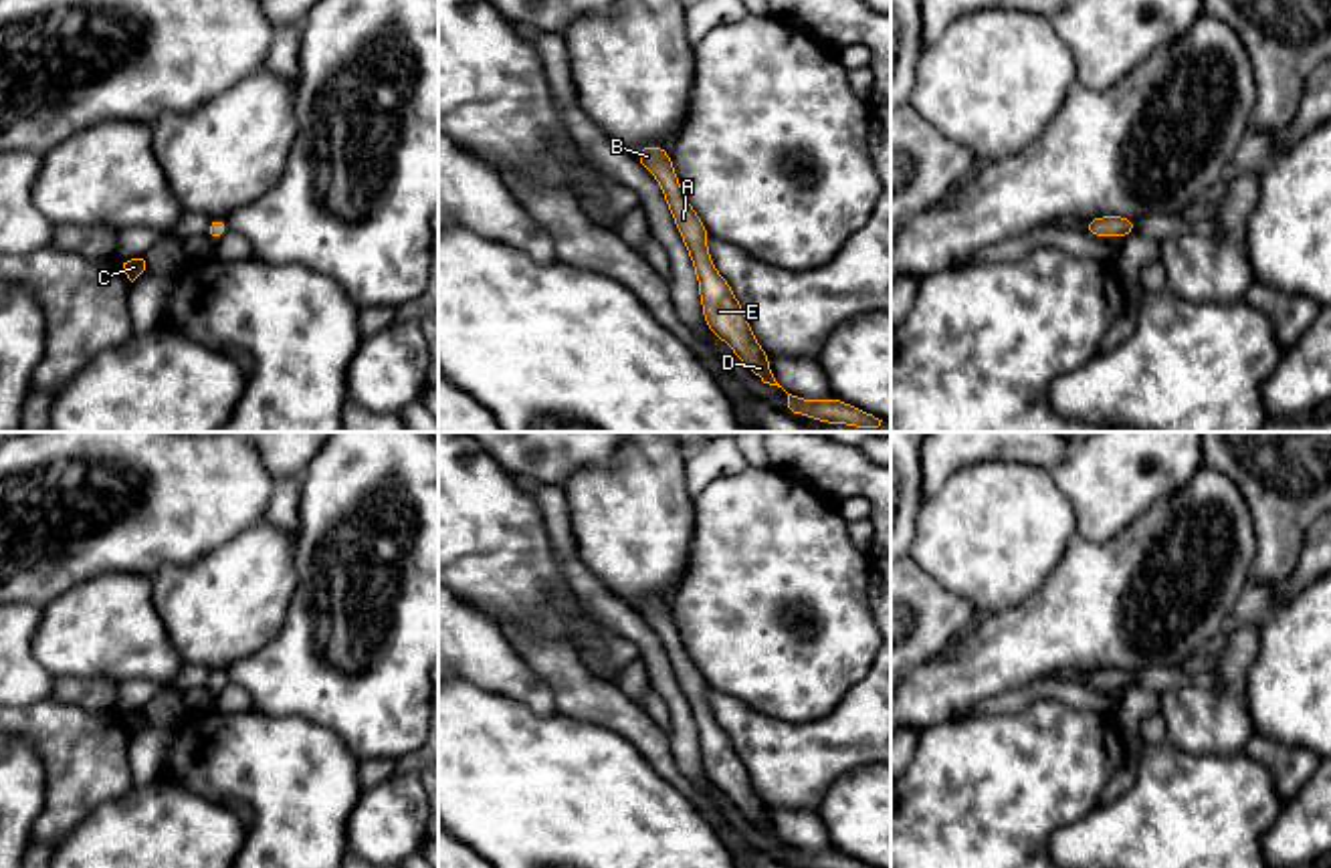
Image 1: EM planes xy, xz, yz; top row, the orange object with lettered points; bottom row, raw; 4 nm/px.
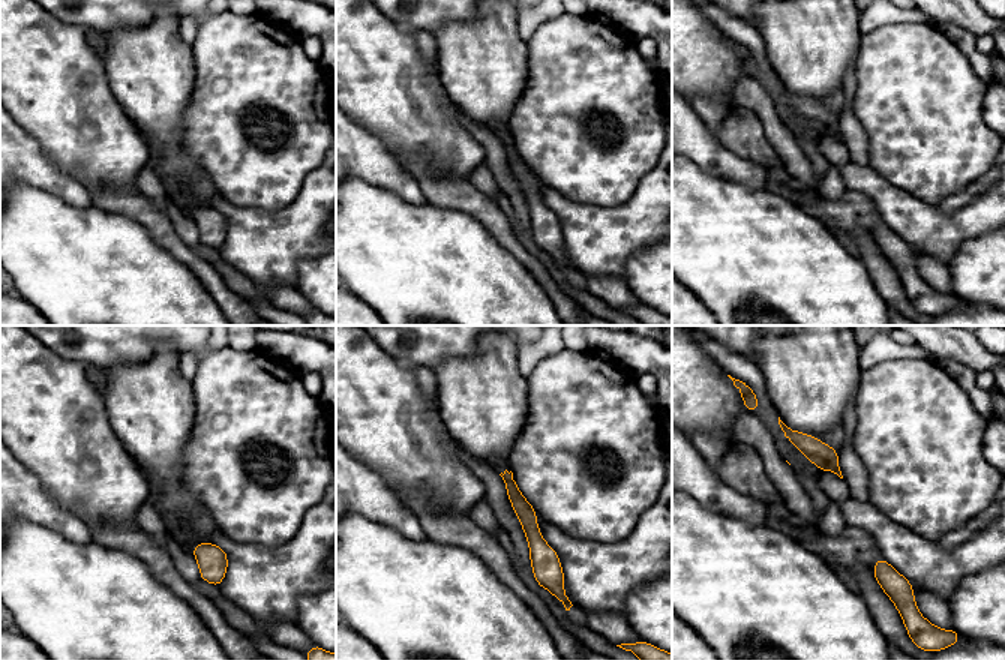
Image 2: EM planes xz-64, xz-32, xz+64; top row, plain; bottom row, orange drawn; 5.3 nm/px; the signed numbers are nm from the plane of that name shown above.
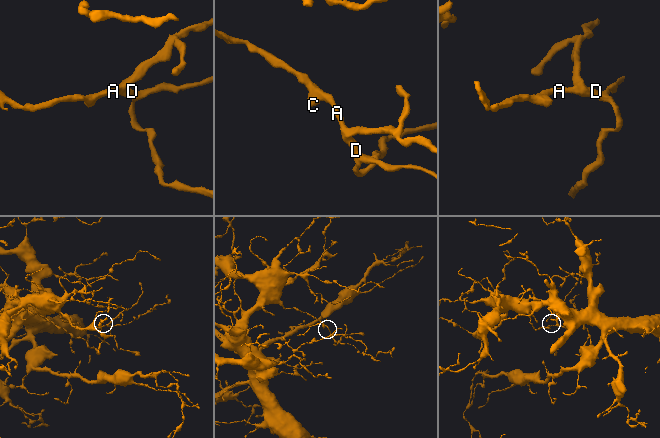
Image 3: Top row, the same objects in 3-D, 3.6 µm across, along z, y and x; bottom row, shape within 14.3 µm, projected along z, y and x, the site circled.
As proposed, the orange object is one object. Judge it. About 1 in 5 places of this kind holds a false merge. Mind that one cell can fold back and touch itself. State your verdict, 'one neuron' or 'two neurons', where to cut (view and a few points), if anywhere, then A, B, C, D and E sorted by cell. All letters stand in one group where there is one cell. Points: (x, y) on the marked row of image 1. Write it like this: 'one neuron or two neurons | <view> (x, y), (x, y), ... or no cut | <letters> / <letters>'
one neuron | no cut | A B C D E

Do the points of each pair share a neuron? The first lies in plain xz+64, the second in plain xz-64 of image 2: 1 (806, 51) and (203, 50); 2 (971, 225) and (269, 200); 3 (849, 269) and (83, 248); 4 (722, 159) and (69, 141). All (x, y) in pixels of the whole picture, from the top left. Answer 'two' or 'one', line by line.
1: two
2: two
3: one
4: two

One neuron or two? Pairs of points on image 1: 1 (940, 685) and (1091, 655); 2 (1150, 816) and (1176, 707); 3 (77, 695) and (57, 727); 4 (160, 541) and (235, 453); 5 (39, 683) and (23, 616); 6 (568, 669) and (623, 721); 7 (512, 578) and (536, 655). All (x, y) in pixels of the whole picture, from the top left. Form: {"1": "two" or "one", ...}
{"1": "one", "2": "two", "3": "two", "4": "one", "5": "one", "6": "one", "7": "two"}

